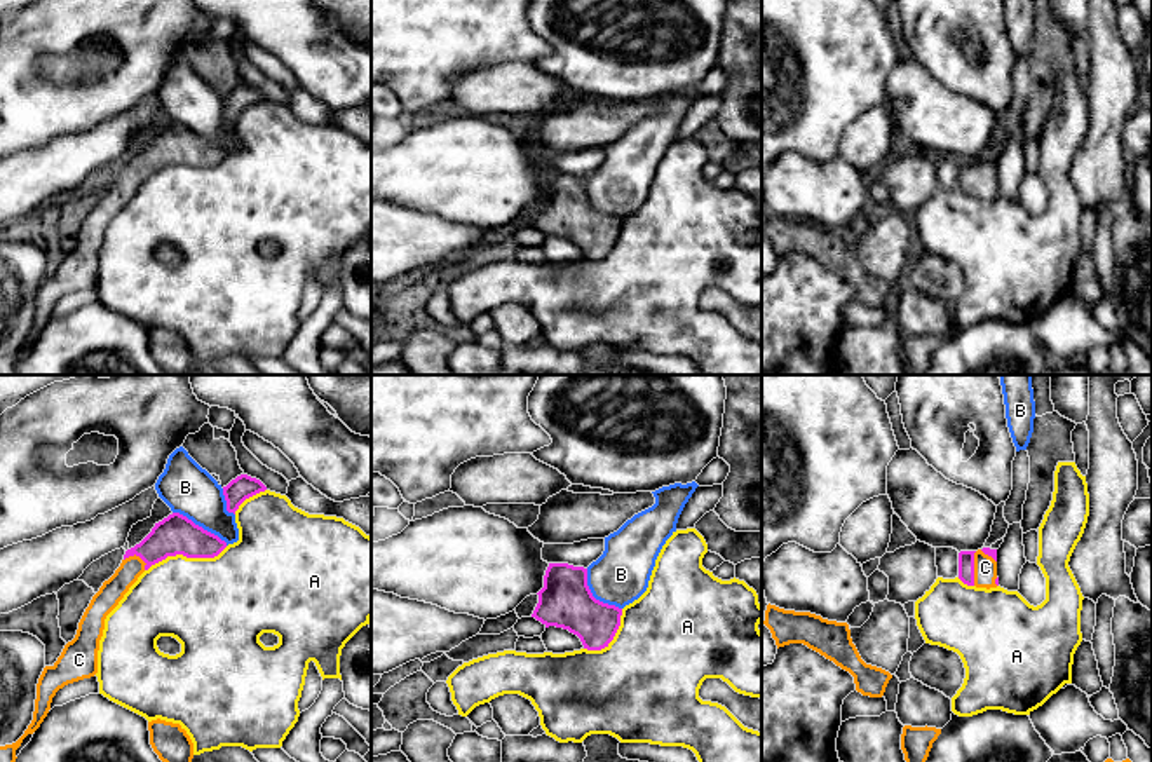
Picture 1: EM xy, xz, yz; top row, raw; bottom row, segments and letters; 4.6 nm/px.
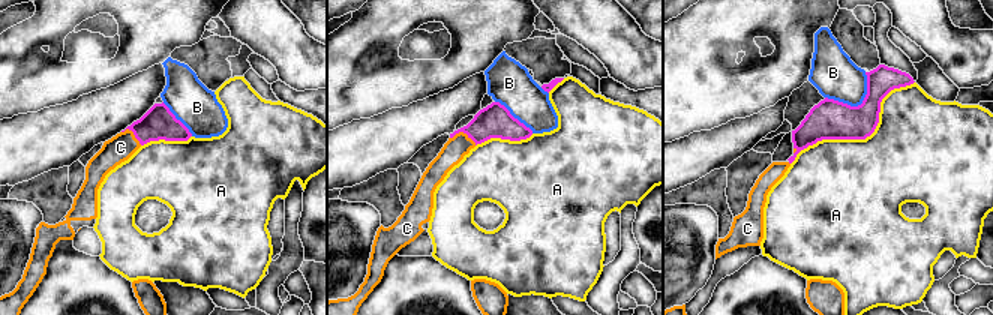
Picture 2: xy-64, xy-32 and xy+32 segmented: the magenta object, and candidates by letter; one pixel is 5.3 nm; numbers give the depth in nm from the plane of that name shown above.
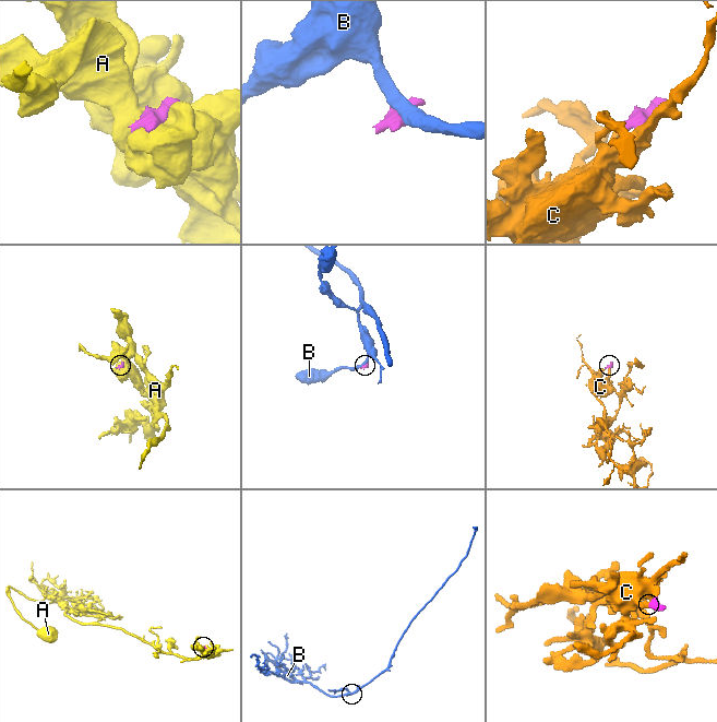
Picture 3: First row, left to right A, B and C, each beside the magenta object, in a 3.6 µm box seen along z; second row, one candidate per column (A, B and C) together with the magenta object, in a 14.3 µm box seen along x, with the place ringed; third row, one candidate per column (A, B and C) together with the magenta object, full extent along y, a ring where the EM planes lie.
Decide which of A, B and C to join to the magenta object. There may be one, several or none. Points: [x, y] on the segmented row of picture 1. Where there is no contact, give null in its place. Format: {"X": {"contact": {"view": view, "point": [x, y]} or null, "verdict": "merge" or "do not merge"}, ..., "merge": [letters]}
{"A": {"contact": {"view": "xy", "point": [185, 555]}, "verdict": "do not merge"}, "B": {"contact": {"view": "xy", "point": [201, 527]}, "verdict": "do not merge"}, "C": {"contact": {"view": "yz", "point": [973, 569]}, "verdict": "merge"}, "merge": ["C"]}

